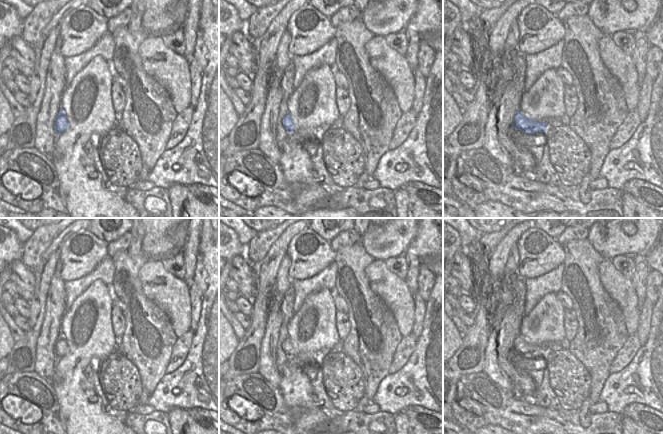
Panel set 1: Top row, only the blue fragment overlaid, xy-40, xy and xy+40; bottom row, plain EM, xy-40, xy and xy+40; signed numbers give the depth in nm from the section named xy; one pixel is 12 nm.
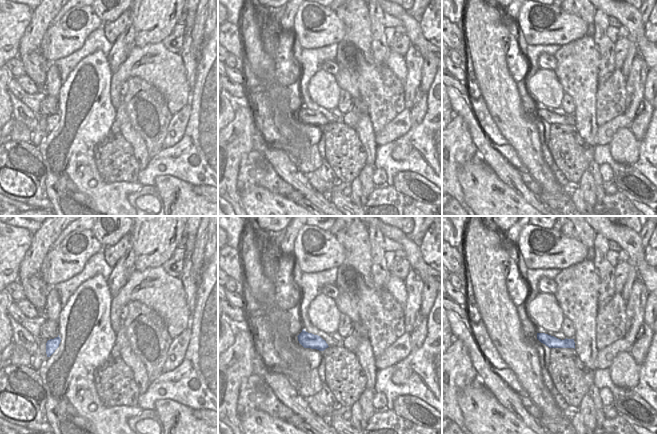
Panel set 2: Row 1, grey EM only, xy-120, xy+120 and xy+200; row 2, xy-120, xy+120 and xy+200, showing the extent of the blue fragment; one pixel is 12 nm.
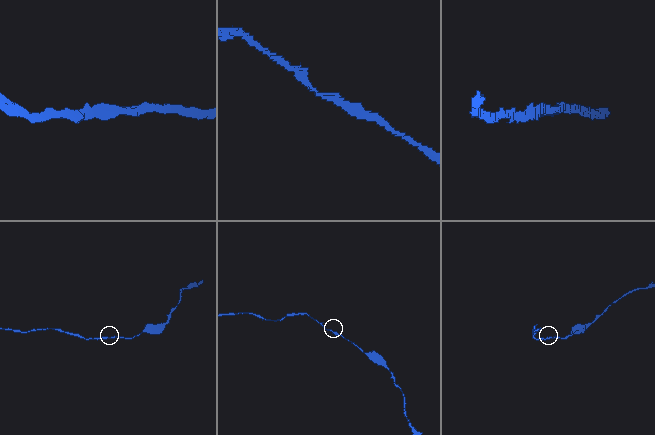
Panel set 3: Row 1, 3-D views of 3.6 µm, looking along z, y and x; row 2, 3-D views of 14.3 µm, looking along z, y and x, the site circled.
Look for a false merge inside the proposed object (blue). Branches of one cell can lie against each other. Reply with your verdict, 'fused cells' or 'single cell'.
single cell

